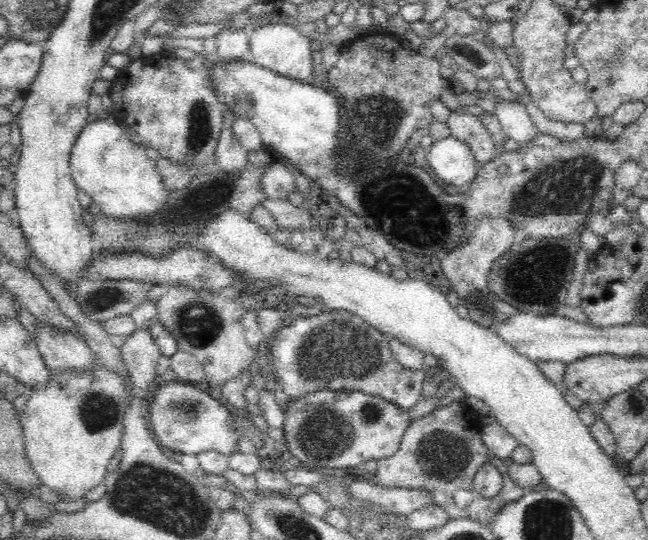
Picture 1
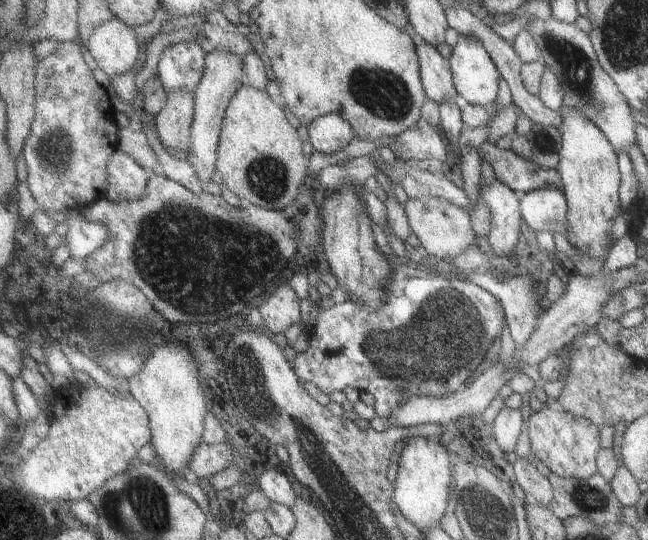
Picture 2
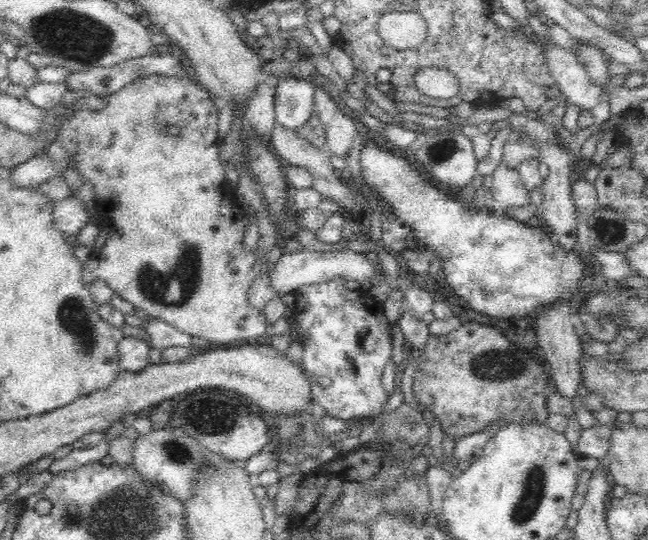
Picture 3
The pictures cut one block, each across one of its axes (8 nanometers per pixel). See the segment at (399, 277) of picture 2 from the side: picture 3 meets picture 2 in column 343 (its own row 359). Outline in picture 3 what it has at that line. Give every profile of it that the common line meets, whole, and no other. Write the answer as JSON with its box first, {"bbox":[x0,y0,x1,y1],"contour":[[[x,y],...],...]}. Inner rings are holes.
{"bbox":[293,275,392,420],"contour":[[[336,275],[316,284],[299,288],[295,295],[293,308],[294,321],[305,329],[308,338],[303,347],[302,364],[311,380],[309,393],[328,415],[346,420],[354,416],[364,416],[368,420],[382,411],[388,400],[382,387],[382,372],[390,362],[392,354],[392,325],[387,321],[382,301],[375,300],[367,291],[361,288],[348,288],[344,275]],[[319,376],[330,378],[330,385],[322,387],[316,380]]]}

